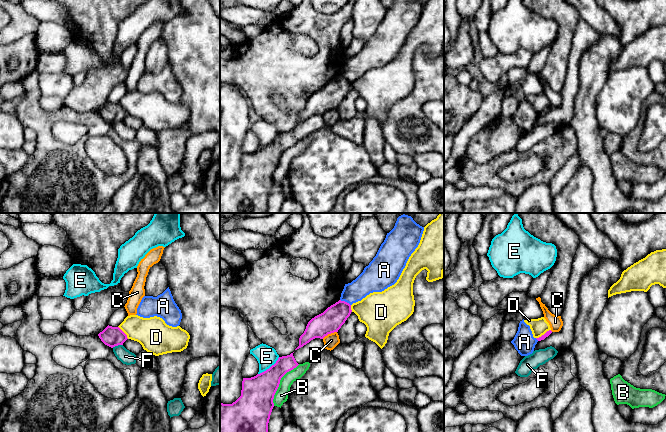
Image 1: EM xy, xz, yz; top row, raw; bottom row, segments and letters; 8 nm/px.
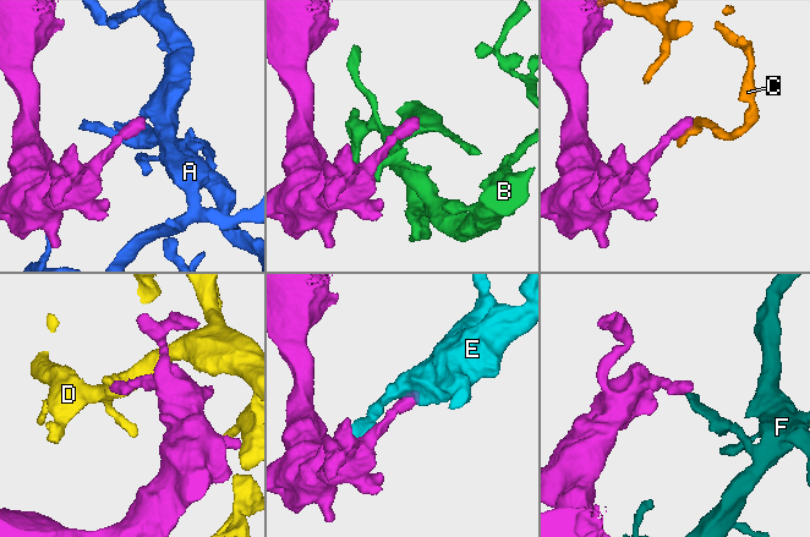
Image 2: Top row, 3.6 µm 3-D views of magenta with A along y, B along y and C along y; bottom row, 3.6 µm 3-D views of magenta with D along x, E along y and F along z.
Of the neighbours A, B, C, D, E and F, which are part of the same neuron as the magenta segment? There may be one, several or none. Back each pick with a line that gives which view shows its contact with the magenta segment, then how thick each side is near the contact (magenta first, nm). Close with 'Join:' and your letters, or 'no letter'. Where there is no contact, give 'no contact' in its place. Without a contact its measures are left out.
Join: no letter

